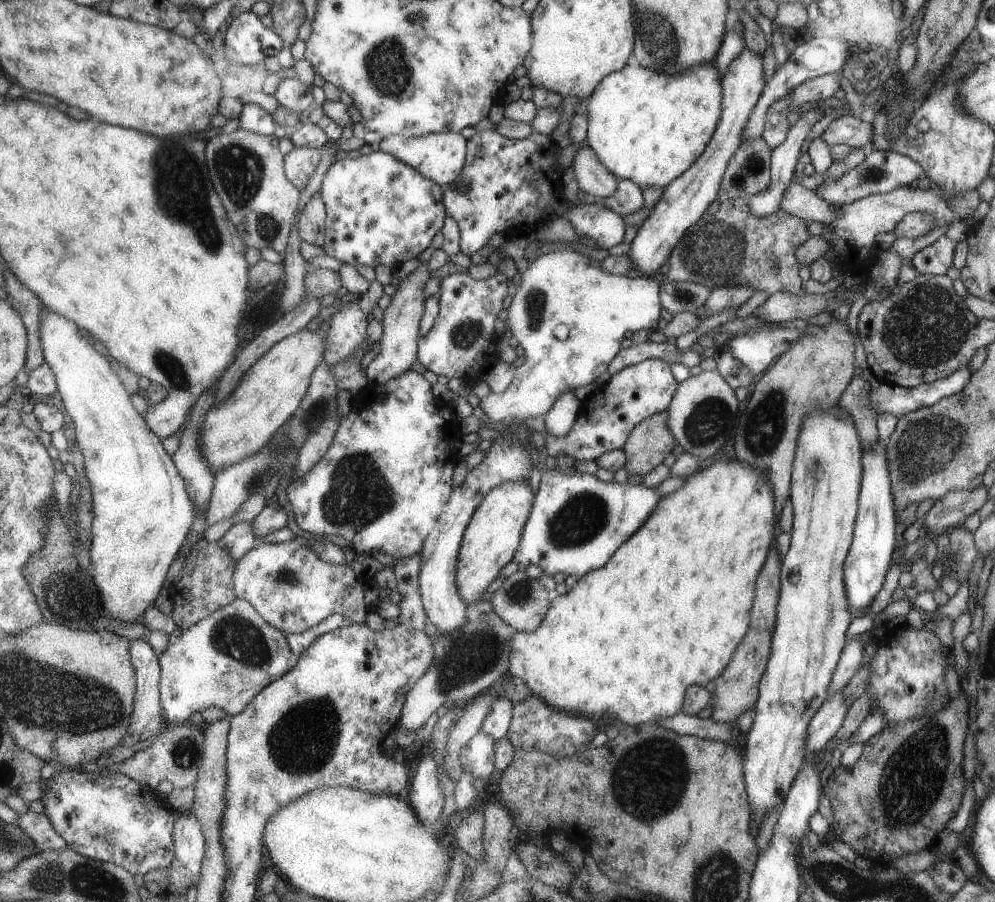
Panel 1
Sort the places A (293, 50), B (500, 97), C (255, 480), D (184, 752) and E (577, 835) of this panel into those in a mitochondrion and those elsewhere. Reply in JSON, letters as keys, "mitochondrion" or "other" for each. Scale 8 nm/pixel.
{"A":"other","B":"other","C":"mitochondrion","D":"mitochondrion","E":"other"}

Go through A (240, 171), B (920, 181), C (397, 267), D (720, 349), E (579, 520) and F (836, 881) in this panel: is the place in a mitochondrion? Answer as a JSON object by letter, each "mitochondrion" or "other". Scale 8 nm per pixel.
{"A":"mitochondrion","B":"other","C":"other","D":"other","E":"mitochondrion","F":"mitochondrion"}

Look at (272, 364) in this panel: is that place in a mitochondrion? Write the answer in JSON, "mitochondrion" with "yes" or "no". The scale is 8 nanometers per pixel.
{"mitochondrion":"no"}

